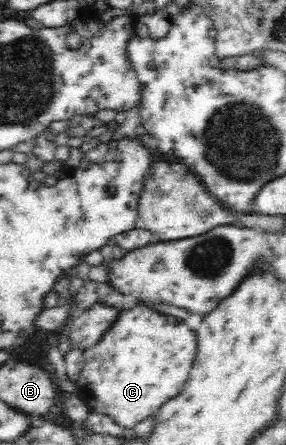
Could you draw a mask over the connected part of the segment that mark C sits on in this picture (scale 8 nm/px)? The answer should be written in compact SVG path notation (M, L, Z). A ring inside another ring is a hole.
M130 302L101 339L84 350L85 365L76 381L76 392L90 412L109 416L117 425L132 429L147 417L153 417L163 403L183 391L195 361L196 349L194 323L164 314L159 307L144 302Z

